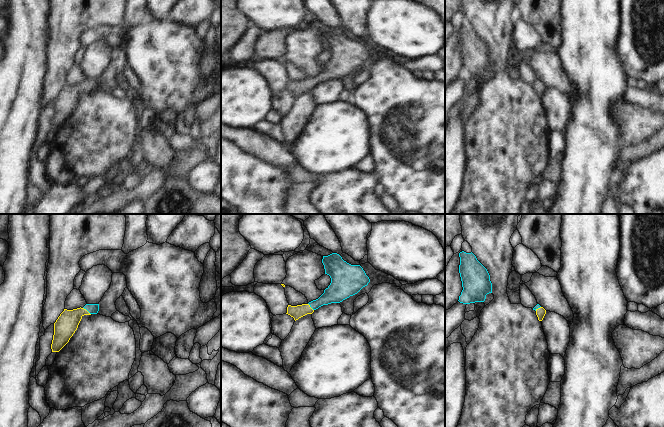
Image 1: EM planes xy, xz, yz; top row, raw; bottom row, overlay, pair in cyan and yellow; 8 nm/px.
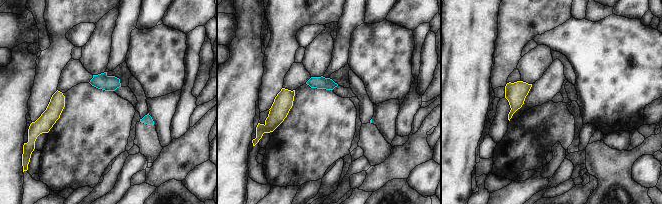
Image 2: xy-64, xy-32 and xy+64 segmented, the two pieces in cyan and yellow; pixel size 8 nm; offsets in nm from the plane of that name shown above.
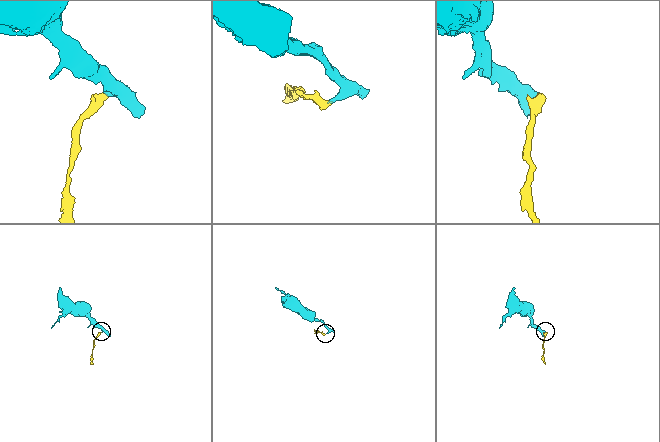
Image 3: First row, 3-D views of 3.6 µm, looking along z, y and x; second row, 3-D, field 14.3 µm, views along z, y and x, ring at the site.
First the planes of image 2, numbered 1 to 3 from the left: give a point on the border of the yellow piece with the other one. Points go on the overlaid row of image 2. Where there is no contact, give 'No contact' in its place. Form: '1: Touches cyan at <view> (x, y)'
1: No contact
2: No contact
3: No contact.

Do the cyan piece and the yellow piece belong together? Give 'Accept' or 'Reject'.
Accept.

